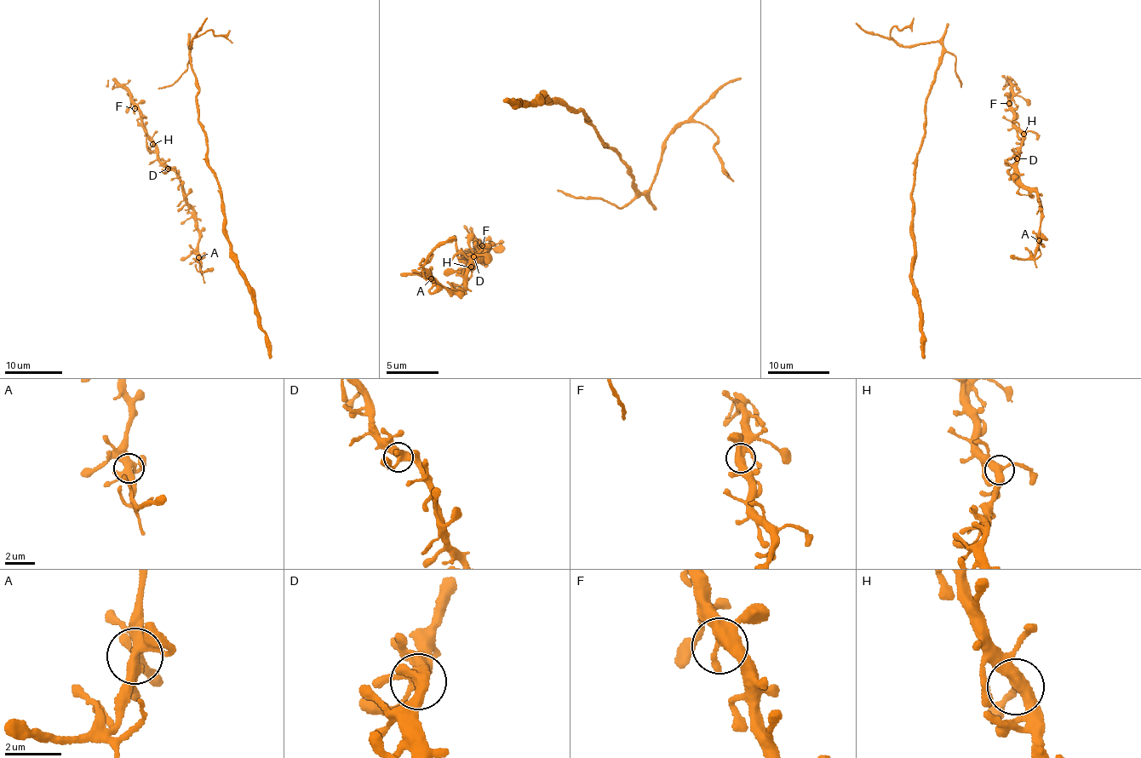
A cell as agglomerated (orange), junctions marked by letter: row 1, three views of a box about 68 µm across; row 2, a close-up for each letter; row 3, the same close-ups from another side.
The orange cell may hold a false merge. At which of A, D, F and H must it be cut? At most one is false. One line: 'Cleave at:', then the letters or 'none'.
Cleave at: none

